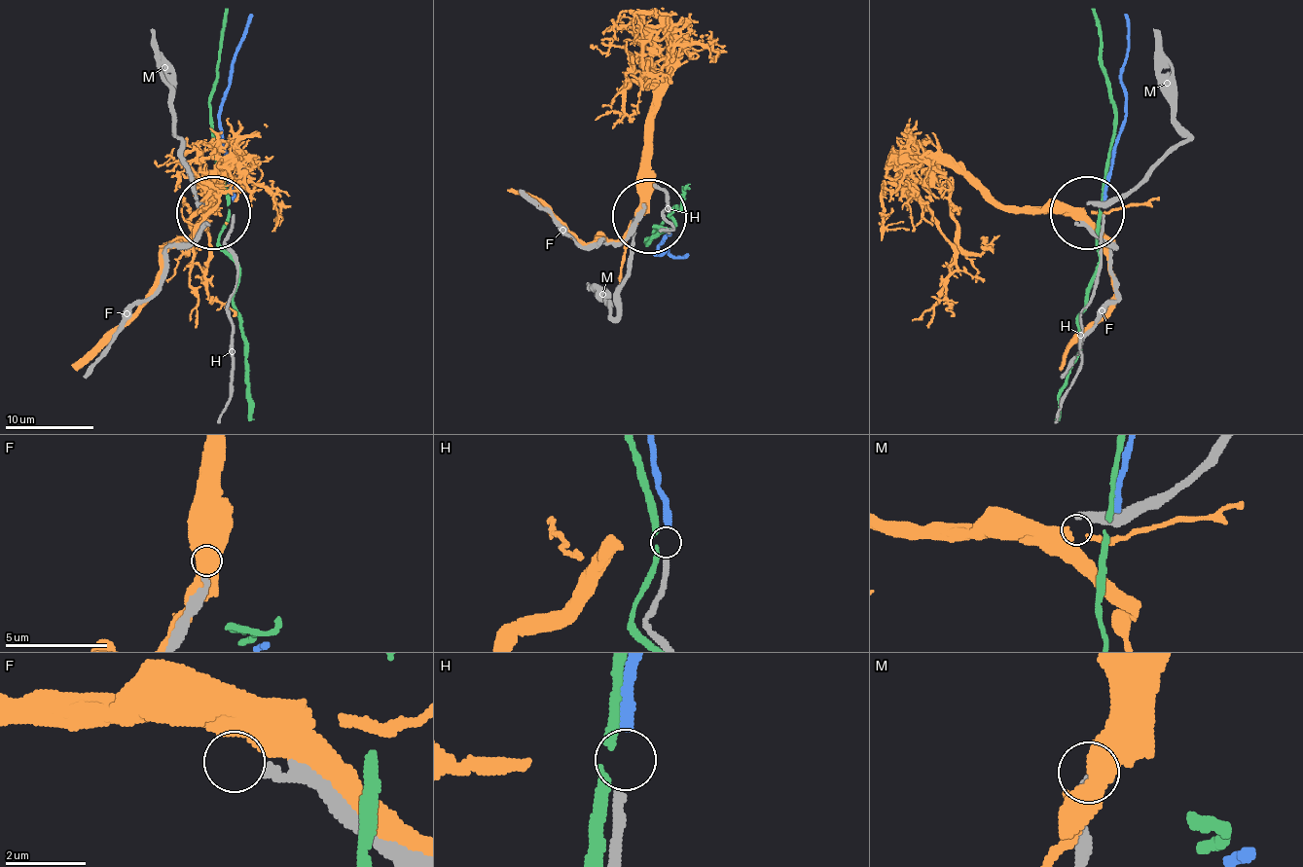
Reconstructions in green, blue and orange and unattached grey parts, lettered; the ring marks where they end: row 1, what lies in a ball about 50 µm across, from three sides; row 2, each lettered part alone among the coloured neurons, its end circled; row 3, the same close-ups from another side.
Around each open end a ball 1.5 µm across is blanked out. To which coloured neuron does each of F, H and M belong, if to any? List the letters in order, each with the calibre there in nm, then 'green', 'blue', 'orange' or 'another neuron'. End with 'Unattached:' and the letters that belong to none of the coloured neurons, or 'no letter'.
F: calibre 240 nm; another neuron
H: calibre 240 nm; blue
M: calibre 360 nm; orange
Unattached: F

